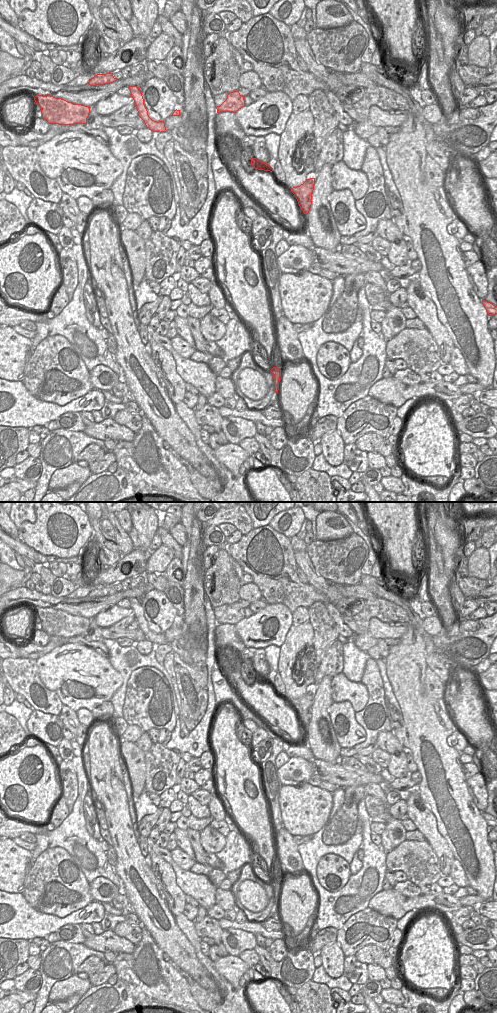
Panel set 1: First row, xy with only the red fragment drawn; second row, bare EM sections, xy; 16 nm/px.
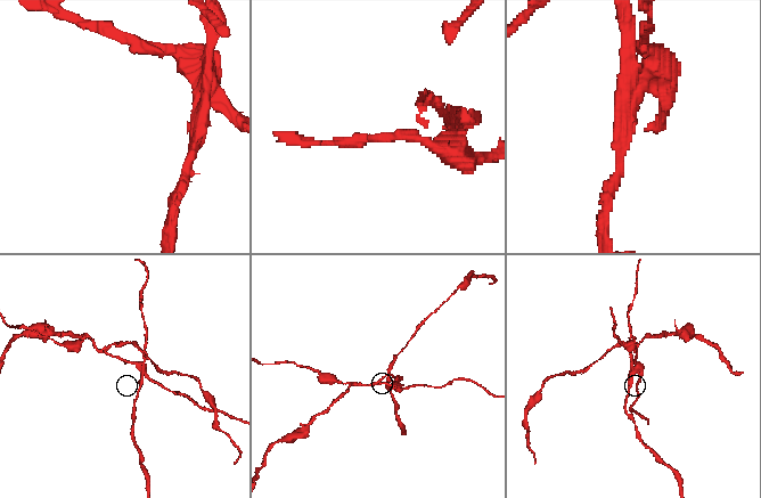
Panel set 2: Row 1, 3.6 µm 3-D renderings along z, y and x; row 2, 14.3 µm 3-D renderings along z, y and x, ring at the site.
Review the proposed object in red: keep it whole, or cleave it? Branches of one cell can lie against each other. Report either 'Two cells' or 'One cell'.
Two cells

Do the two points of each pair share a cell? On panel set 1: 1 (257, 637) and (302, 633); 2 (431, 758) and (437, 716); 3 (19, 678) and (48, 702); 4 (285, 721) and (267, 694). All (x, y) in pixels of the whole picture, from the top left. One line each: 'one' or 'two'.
1: two
2: one
3: one
4: one

